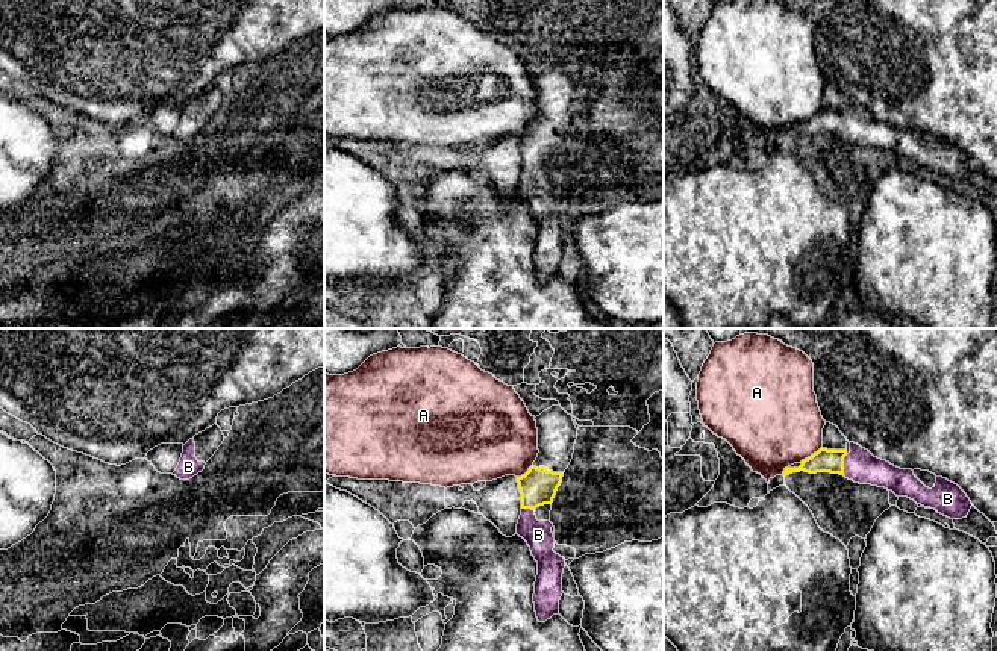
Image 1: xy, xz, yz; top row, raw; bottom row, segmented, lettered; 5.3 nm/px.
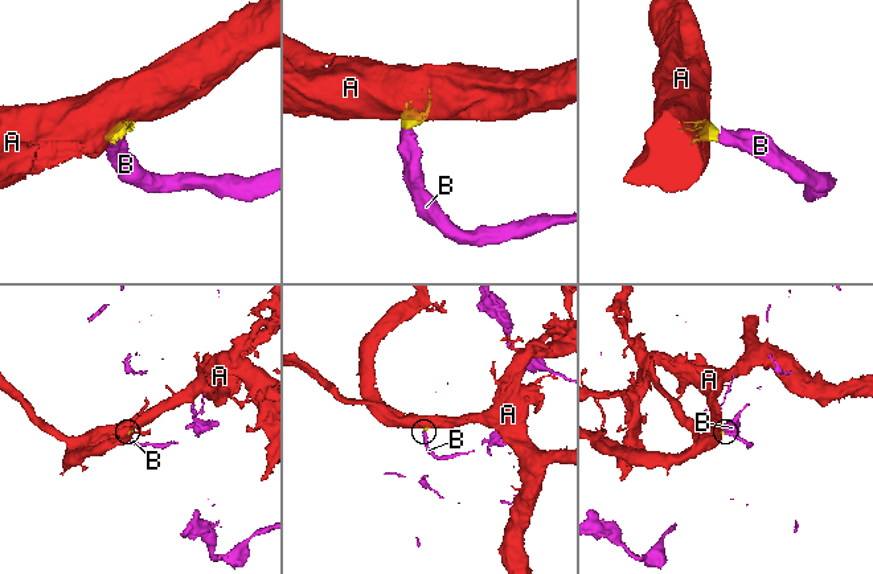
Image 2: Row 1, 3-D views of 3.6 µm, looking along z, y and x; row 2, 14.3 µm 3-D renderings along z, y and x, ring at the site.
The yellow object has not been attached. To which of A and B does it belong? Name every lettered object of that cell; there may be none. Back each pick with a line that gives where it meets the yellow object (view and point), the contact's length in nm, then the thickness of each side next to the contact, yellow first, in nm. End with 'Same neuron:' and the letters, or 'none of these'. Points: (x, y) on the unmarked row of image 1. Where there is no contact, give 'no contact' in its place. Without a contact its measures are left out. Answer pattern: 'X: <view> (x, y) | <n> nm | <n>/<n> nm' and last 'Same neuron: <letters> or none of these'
B: yz (843, 126) | 110 nm | 130/180 nm
Same neuron: B

